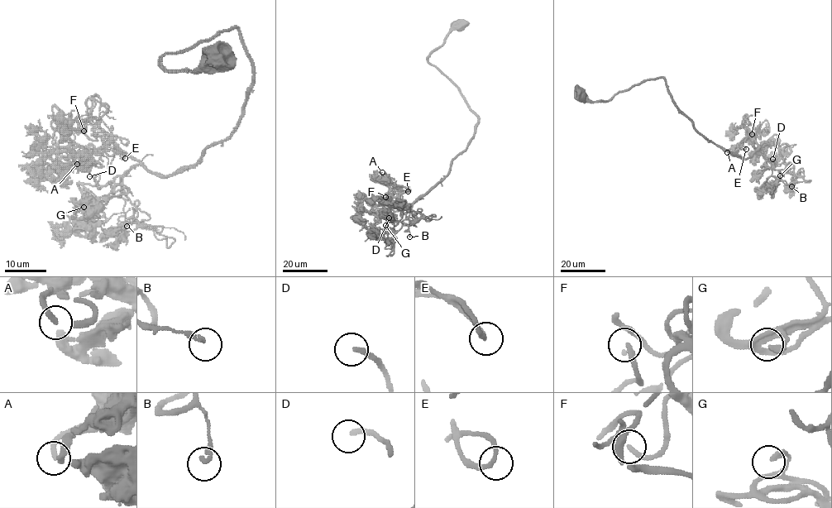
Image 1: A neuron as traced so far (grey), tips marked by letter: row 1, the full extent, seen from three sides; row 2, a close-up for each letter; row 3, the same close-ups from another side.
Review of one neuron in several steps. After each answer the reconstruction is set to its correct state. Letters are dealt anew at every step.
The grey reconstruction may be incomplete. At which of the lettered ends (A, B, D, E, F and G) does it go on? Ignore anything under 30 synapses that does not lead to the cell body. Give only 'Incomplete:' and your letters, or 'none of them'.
Incomplete: D, F, G

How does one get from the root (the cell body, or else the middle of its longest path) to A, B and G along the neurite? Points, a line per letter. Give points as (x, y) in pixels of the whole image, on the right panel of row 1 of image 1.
A: (580, 95), (608, 101), (662, 77), (706, 139), (743, 159), (758, 145), (748, 137), (727, 152)
B: (580, 95), (608, 101), (662, 77), (706, 139), (743, 159), (763, 155), (791, 186)
G: (580, 95), (608, 101), (662, 77), (706, 139), (743, 159), (763, 155), (774, 170), (785, 170), (780, 175)

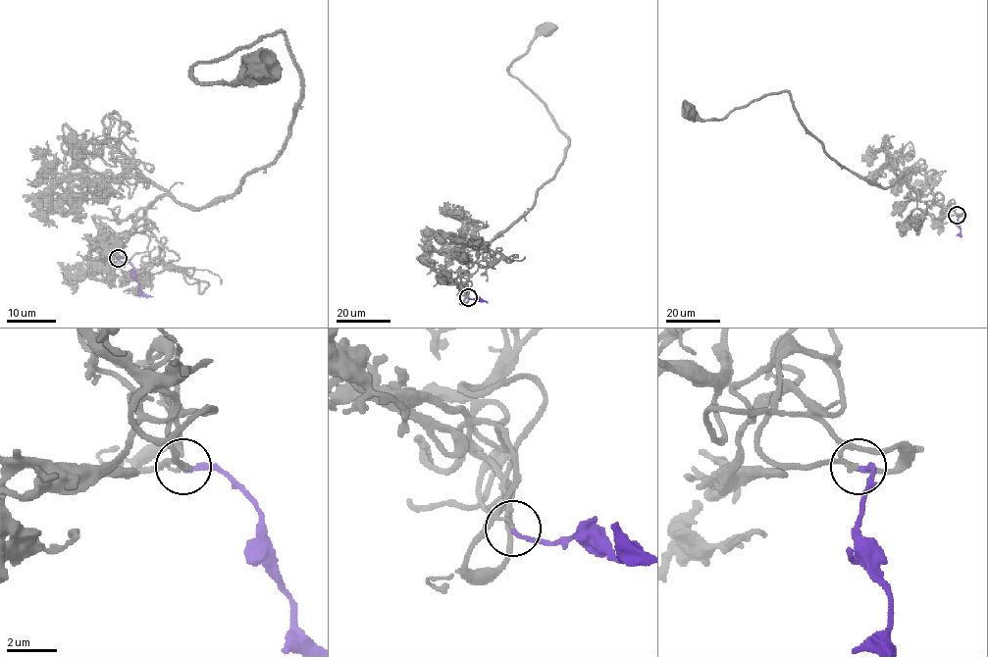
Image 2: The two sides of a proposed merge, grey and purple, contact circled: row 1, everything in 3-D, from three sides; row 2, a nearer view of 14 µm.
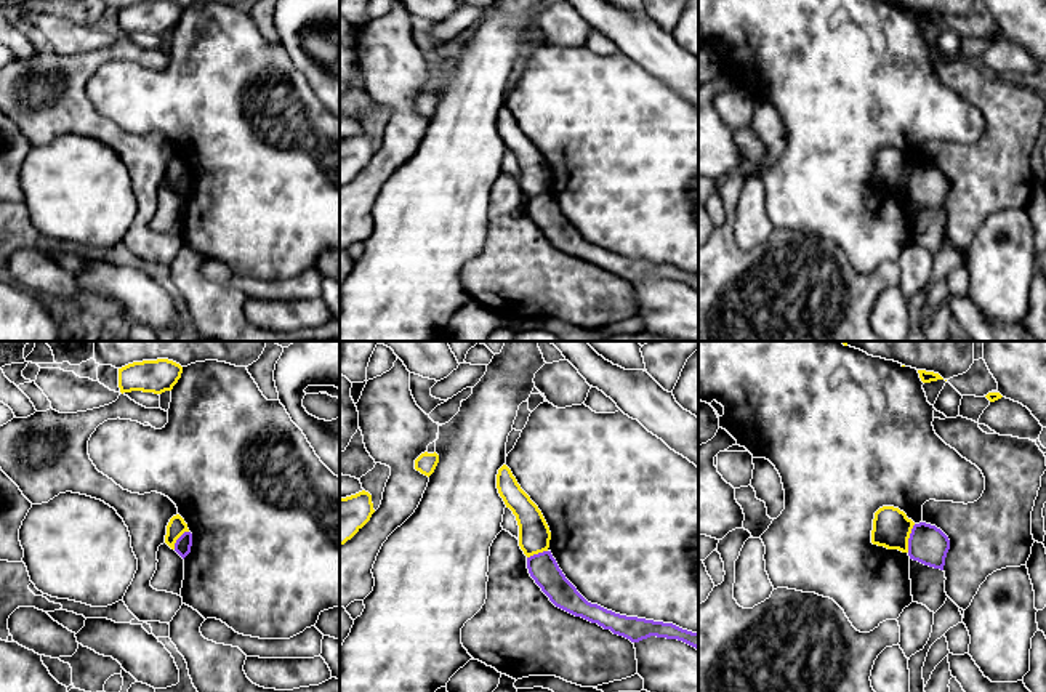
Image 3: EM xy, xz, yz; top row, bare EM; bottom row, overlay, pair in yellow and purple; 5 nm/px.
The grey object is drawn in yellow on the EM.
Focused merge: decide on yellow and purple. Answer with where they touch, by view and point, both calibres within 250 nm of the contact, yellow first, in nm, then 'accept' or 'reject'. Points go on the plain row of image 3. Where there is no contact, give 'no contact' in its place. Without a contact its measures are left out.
yz (909, 178) | 190/190 nm | reject

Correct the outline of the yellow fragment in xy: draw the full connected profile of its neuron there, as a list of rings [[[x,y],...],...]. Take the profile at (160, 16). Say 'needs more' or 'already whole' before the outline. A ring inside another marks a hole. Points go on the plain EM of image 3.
already whole; [[[168,0],[133,3],[119,10],[120,34],[143,32],[162,35],[171,32],[183,8]]]

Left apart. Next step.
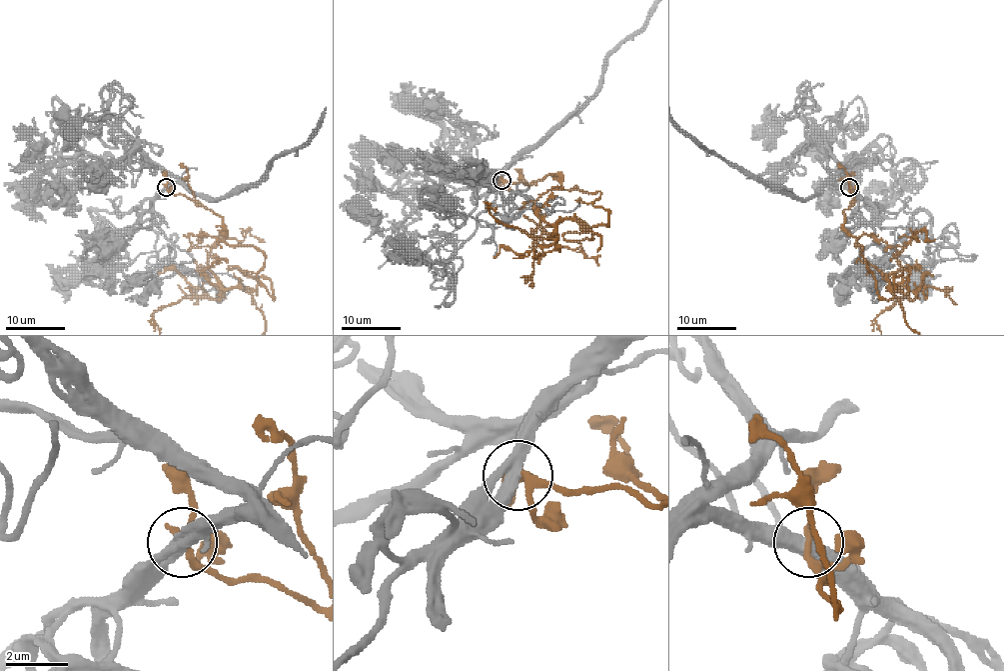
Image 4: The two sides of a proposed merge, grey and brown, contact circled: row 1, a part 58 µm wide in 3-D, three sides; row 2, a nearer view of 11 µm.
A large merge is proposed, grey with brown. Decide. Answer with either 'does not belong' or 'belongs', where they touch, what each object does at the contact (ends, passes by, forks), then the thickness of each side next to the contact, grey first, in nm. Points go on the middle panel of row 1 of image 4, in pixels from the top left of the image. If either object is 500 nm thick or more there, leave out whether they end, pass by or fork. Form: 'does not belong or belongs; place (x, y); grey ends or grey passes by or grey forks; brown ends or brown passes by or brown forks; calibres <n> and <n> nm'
does not belong; place (502, 180); grey passes by; brown forks; calibres 400 and 180 nm

